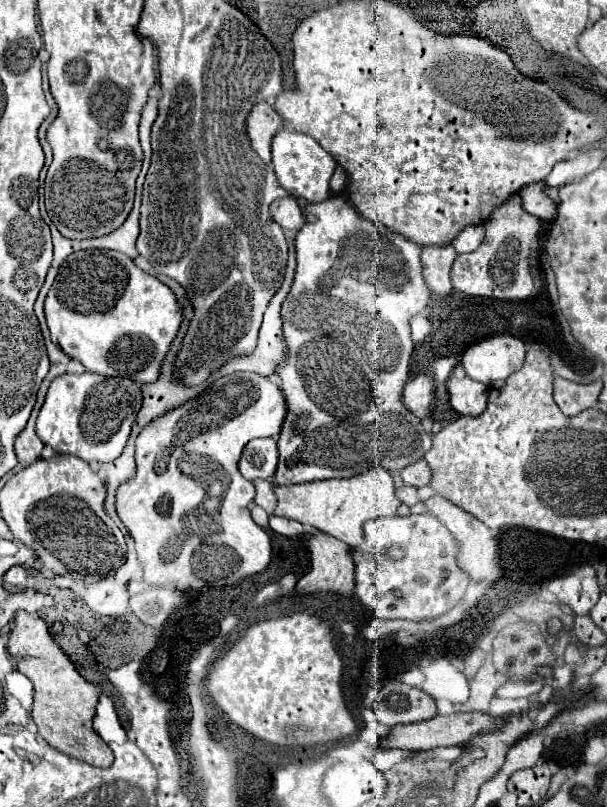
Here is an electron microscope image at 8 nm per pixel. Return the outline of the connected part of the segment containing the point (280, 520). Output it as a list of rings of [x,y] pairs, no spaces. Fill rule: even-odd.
[[[271,515],[269,517],[269,527],[275,533],[287,535],[287,537],[295,537],[295,535],[301,535],[305,531],[305,527],[301,523],[291,521],[291,519],[285,519],[285,517],[277,517],[277,515]]]

